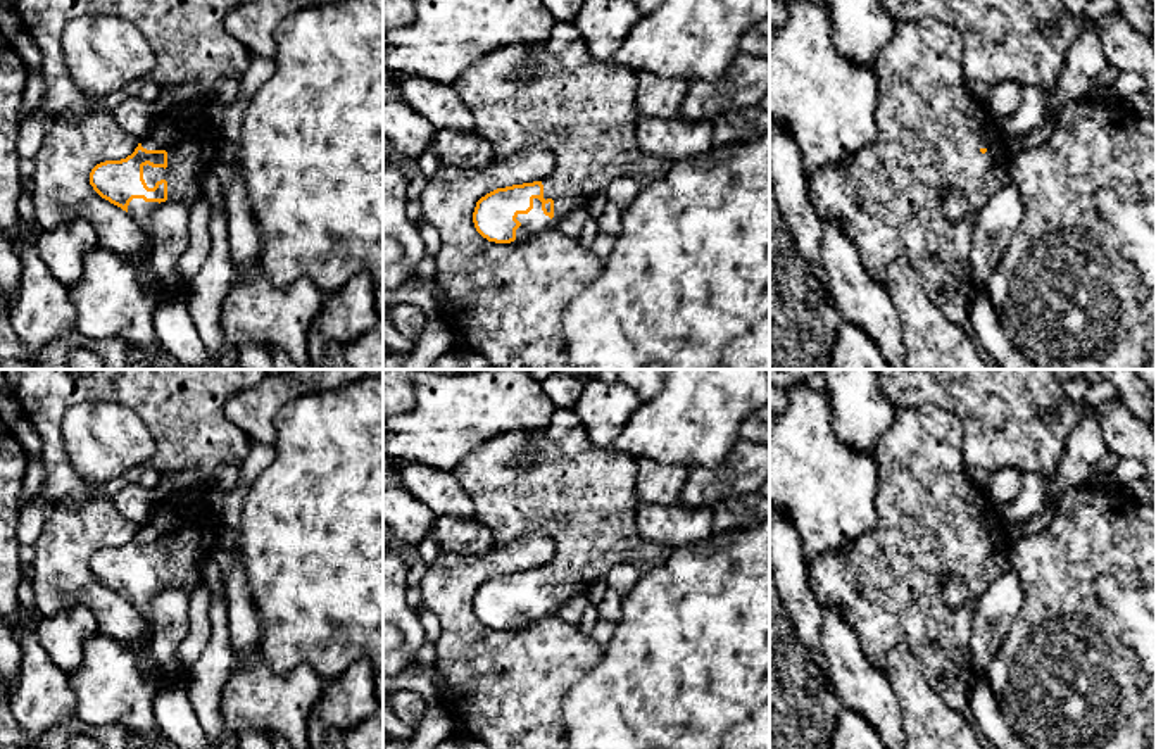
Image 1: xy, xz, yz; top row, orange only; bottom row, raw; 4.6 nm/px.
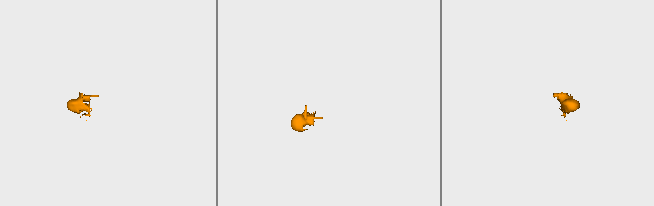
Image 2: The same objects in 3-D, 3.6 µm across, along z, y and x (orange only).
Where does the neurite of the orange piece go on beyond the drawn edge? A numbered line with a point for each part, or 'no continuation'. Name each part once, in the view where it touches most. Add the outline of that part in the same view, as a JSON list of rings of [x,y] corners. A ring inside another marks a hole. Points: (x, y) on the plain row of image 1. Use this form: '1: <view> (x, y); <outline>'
1: xy (192, 527); [[[207,485],[179,499],[160,502],[140,526],[147,537],[167,538],[166,556],[143,552],[143,566],[148,575],[160,566],[167,568],[167,587],[192,594],[204,564],[214,556],[223,525],[209,504],[212,494],[214,488]]]

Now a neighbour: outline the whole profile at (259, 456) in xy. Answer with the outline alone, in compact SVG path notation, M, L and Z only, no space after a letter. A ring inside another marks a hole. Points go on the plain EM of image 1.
M252 442L247 457L240 463L240 480L231 490L214 490L221 499L219 519L223 526L240 533L240 507L252 483L274 461L276 452L271 444Z

